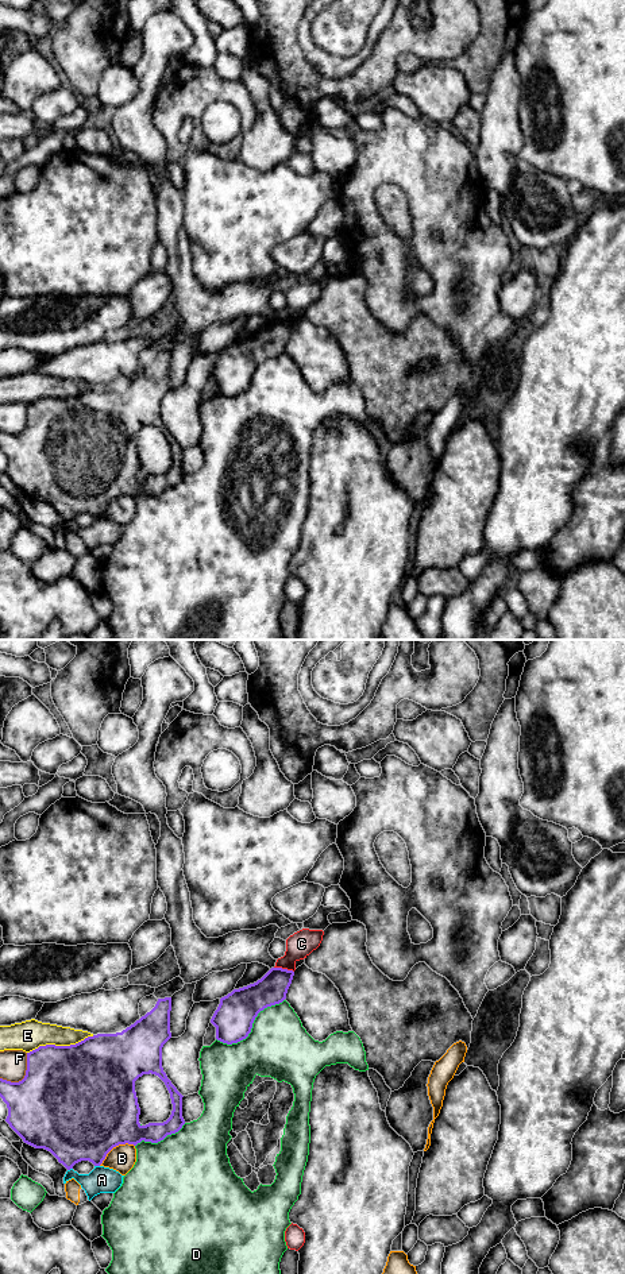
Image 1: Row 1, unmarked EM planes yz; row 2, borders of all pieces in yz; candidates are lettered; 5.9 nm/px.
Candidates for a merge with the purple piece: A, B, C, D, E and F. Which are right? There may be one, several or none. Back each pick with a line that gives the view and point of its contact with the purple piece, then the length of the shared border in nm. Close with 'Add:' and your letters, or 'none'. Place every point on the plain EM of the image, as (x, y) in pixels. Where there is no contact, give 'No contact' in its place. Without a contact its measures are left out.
Add: none

